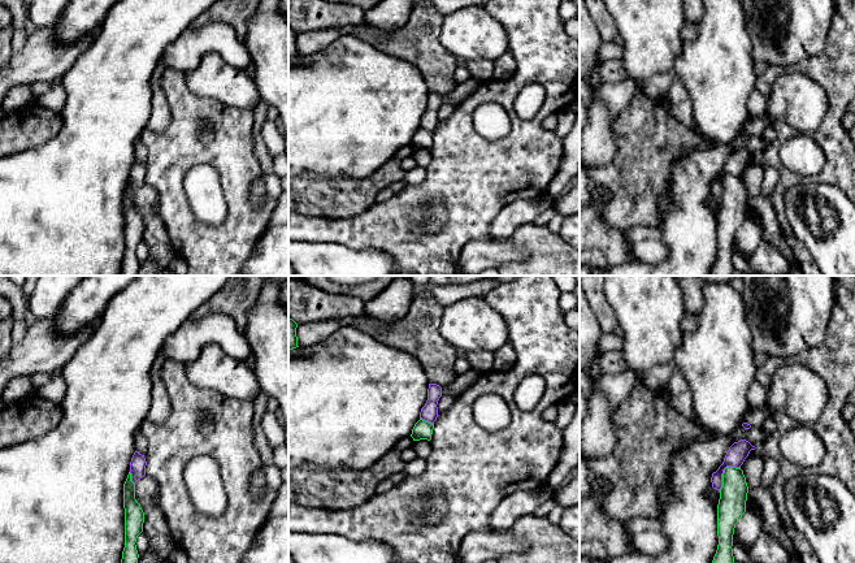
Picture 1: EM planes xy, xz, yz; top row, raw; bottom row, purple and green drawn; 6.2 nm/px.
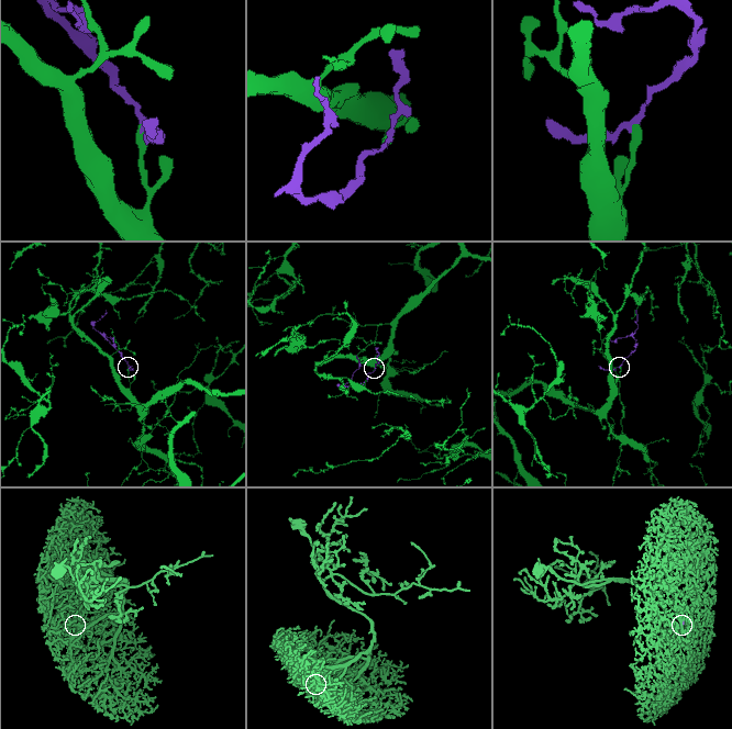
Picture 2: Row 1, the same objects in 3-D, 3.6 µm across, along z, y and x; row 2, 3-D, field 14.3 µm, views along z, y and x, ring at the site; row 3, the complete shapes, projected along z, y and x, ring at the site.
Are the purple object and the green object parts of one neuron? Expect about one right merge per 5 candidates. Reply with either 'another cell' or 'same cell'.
another cell

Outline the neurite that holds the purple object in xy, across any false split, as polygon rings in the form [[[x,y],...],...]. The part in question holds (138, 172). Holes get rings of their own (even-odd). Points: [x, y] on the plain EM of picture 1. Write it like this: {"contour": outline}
{"contour": [[[135,160],[130,170],[131,190],[134,192],[146,185],[146,174],[147,174],[147,170],[144,164]]]}

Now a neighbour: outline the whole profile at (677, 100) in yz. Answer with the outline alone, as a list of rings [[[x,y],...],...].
[[[677,77],[663,98],[668,112],[685,127],[695,131],[693,103],[682,79]]]

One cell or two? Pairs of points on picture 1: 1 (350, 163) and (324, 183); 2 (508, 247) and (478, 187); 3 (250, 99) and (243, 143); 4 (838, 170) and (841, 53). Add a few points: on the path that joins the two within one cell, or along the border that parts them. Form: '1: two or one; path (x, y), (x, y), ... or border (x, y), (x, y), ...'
1: two; border (304, 170), (364, 178)
2: two; border (491, 237), (487, 239), (472, 239), (463, 248)
3: two; border (218, 102), (226, 105), (251, 109)
4: one; path (836, 142), (833, 138), (833, 82)

